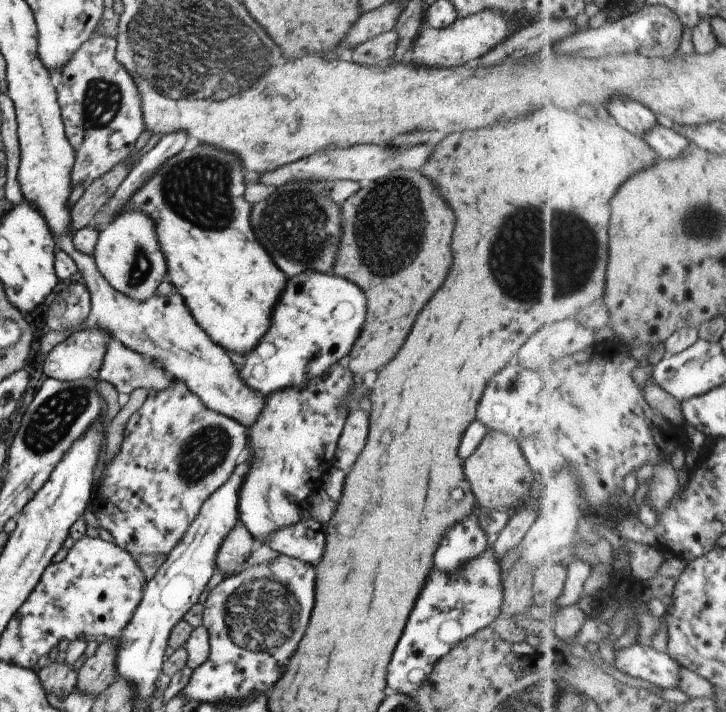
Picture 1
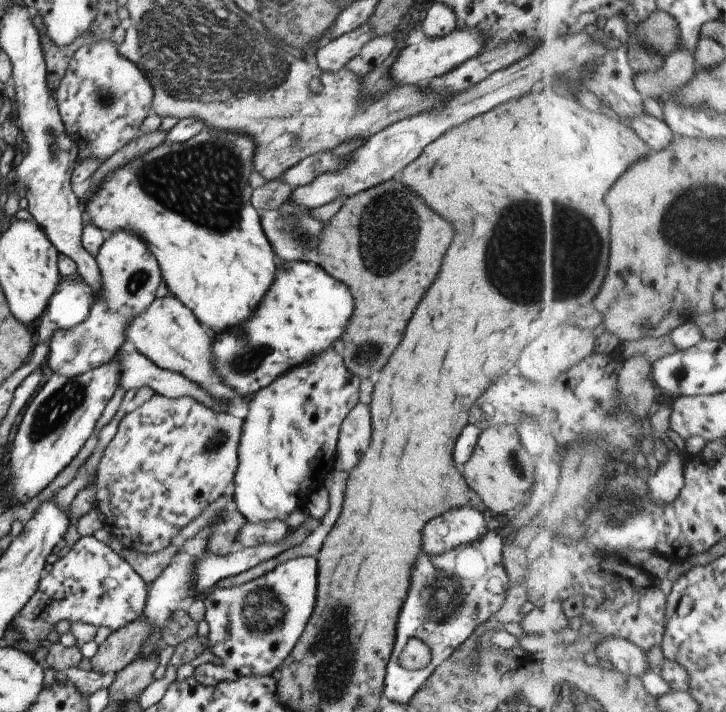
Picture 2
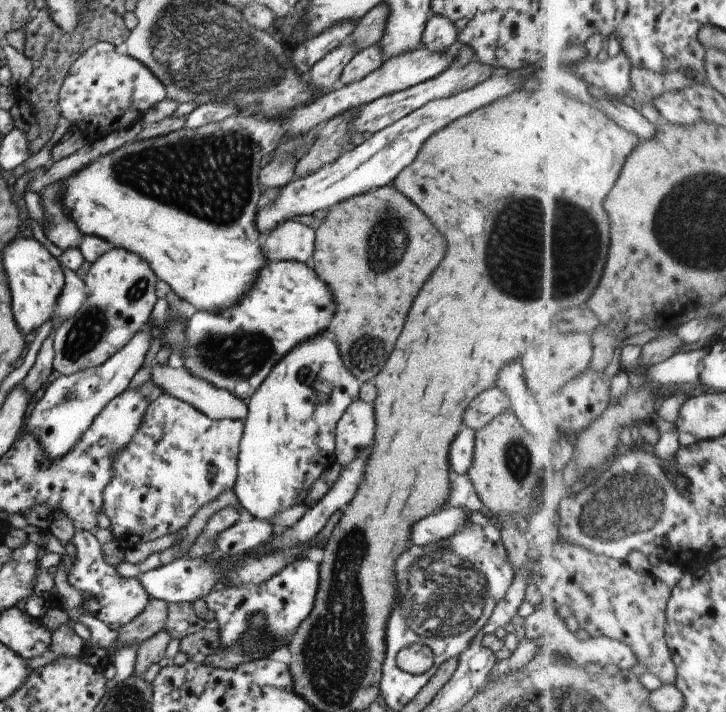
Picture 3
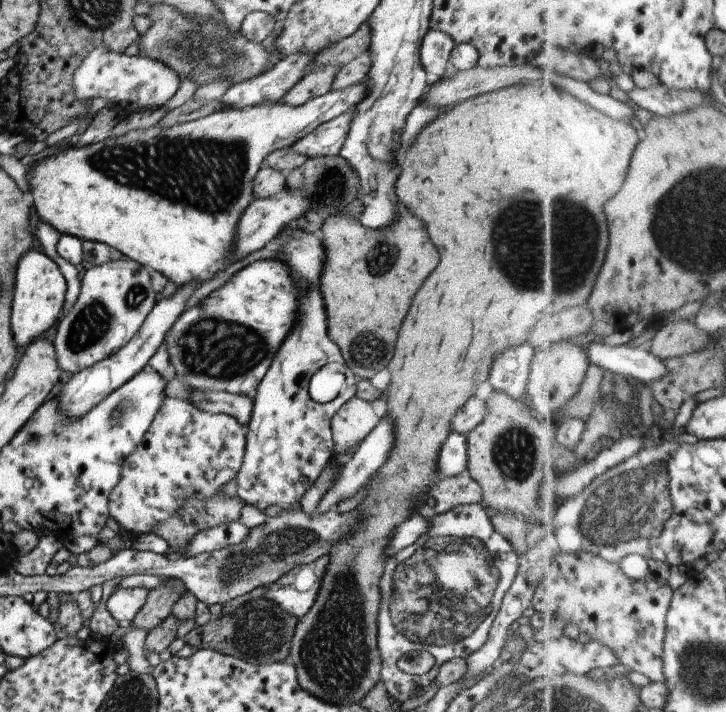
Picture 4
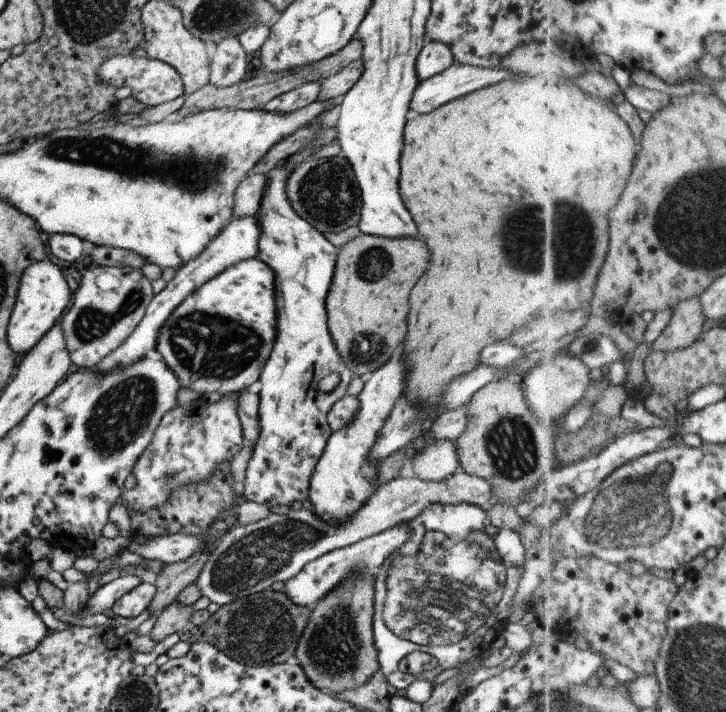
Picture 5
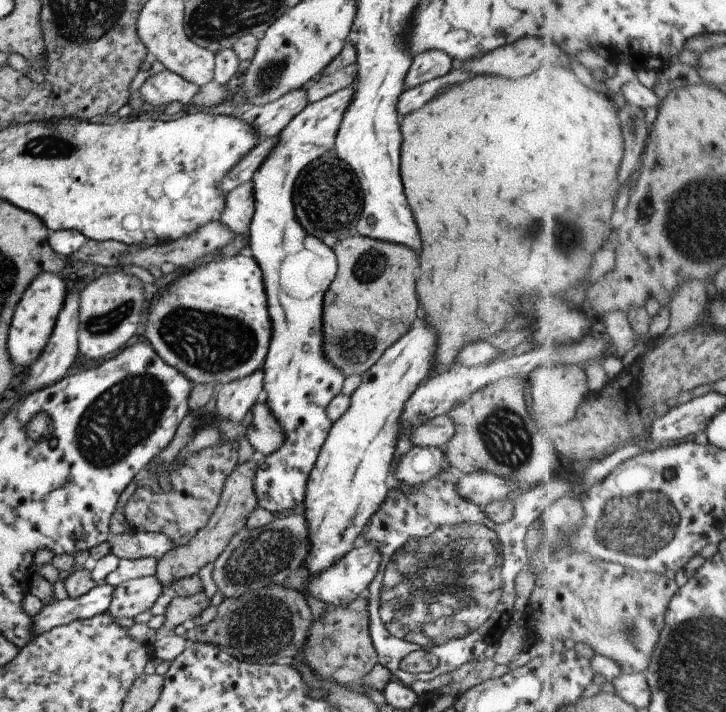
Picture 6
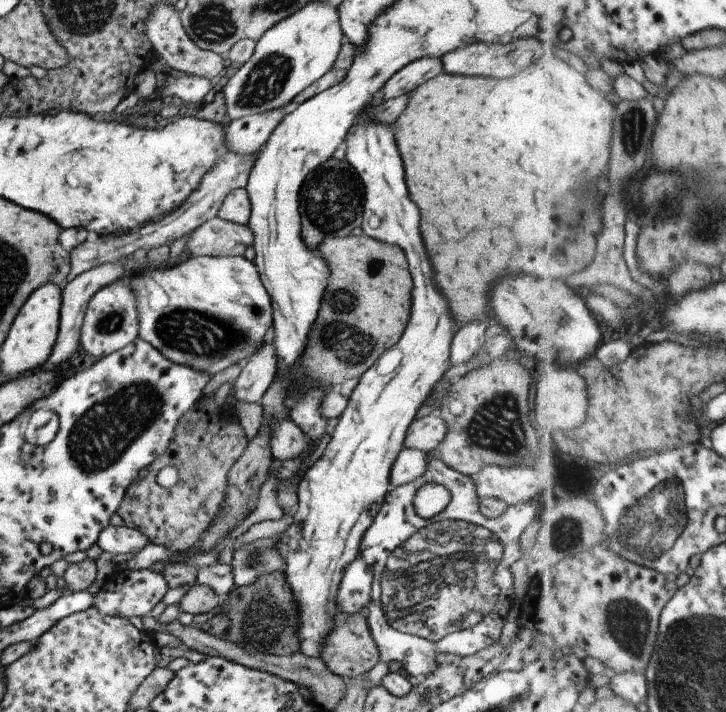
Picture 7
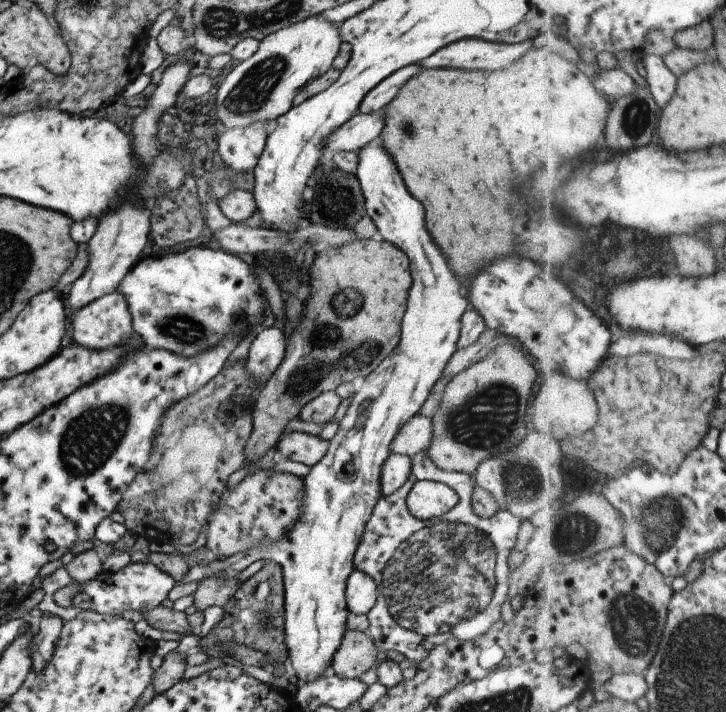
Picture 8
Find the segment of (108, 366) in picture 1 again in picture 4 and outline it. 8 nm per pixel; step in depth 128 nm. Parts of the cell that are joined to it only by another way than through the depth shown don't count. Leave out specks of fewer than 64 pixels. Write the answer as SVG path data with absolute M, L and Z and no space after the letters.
M189 388L190 401L202 412L210 414L228 414L239 421L240 425L248 427L252 417L252 400L248 396L225 391L206 392Z

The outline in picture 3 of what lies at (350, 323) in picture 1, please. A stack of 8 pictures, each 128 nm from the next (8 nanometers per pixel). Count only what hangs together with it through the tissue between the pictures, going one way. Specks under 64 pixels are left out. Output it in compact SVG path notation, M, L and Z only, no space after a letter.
M268 261L240 304L220 314L197 310L189 319L183 368L246 402L292 348L328 330L334 316L336 302L328 284L305 262Z

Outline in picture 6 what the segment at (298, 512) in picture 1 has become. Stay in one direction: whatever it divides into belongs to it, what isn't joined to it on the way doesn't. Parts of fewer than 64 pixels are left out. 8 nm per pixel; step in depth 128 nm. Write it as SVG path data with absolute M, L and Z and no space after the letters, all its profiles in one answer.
M356 80L346 88L308 103L278 134L278 140L270 154L258 167L252 177L254 214L250 223L249 246L251 256L258 263L263 274L264 288L268 296L268 310L272 323L269 349L263 364L263 390L267 396L268 408L277 416L286 431L286 442L280 450L268 456L258 456L255 472L255 493L259 506L272 513L291 512L300 502L304 502L305 488L312 468L317 461L320 449L328 436L333 422L328 418L328 403L342 390L346 378L326 358L323 351L323 300L332 279L337 273L337 258L329 242L308 234L294 212L292 191L300 172L313 160L335 148L335 140L348 105L356 90Z

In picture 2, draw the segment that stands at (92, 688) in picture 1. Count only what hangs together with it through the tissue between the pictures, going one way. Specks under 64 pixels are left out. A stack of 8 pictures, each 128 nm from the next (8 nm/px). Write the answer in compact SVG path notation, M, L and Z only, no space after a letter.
M140 617L128 626L114 631L90 658L90 670L101 674L119 673L138 657L150 632L152 626Z

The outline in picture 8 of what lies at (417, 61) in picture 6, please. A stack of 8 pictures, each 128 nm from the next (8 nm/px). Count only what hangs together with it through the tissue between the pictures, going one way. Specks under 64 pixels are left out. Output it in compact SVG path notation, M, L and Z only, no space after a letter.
M405 66L382 80L376 88L372 88L366 94L365 99L360 104L359 114L368 114L368 112L377 112L384 109L388 102L398 94L398 90L408 82L408 78L414 76L416 72L418 72L418 66Z

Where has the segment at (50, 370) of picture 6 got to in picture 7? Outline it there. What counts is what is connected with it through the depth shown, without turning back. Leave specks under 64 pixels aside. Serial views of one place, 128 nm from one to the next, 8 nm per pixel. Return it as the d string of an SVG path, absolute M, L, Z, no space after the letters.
M129 262L106 263L92 267L90 270L80 273L74 280L68 281L62 291L62 302L60 311L59 333L52 354L47 360L54 366L60 368L62 364L68 363L68 359L75 352L79 344L80 331L83 325L84 315L90 302L90 299L101 289L116 281L127 279L133 272L132 265Z

